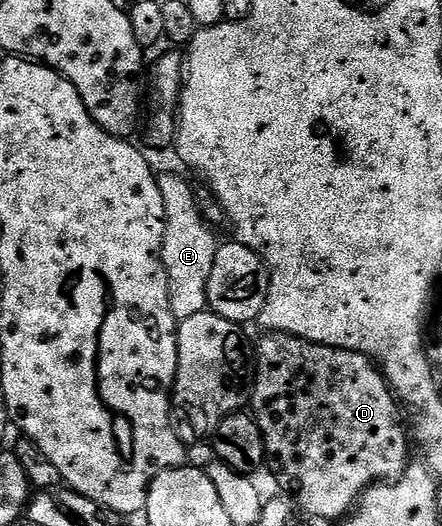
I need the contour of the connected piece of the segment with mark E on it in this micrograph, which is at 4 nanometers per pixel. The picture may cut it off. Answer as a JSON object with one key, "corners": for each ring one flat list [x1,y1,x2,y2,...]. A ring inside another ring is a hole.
{"corners":[[161,172,158,180,166,211,162,260,168,276,170,311,177,322,181,322,190,319,190,315,198,315,208,309,208,284,210,270,214,267,218,238,212,234,213,226,206,220,205,210,200,210,196,193,186,178,176,173]]}

